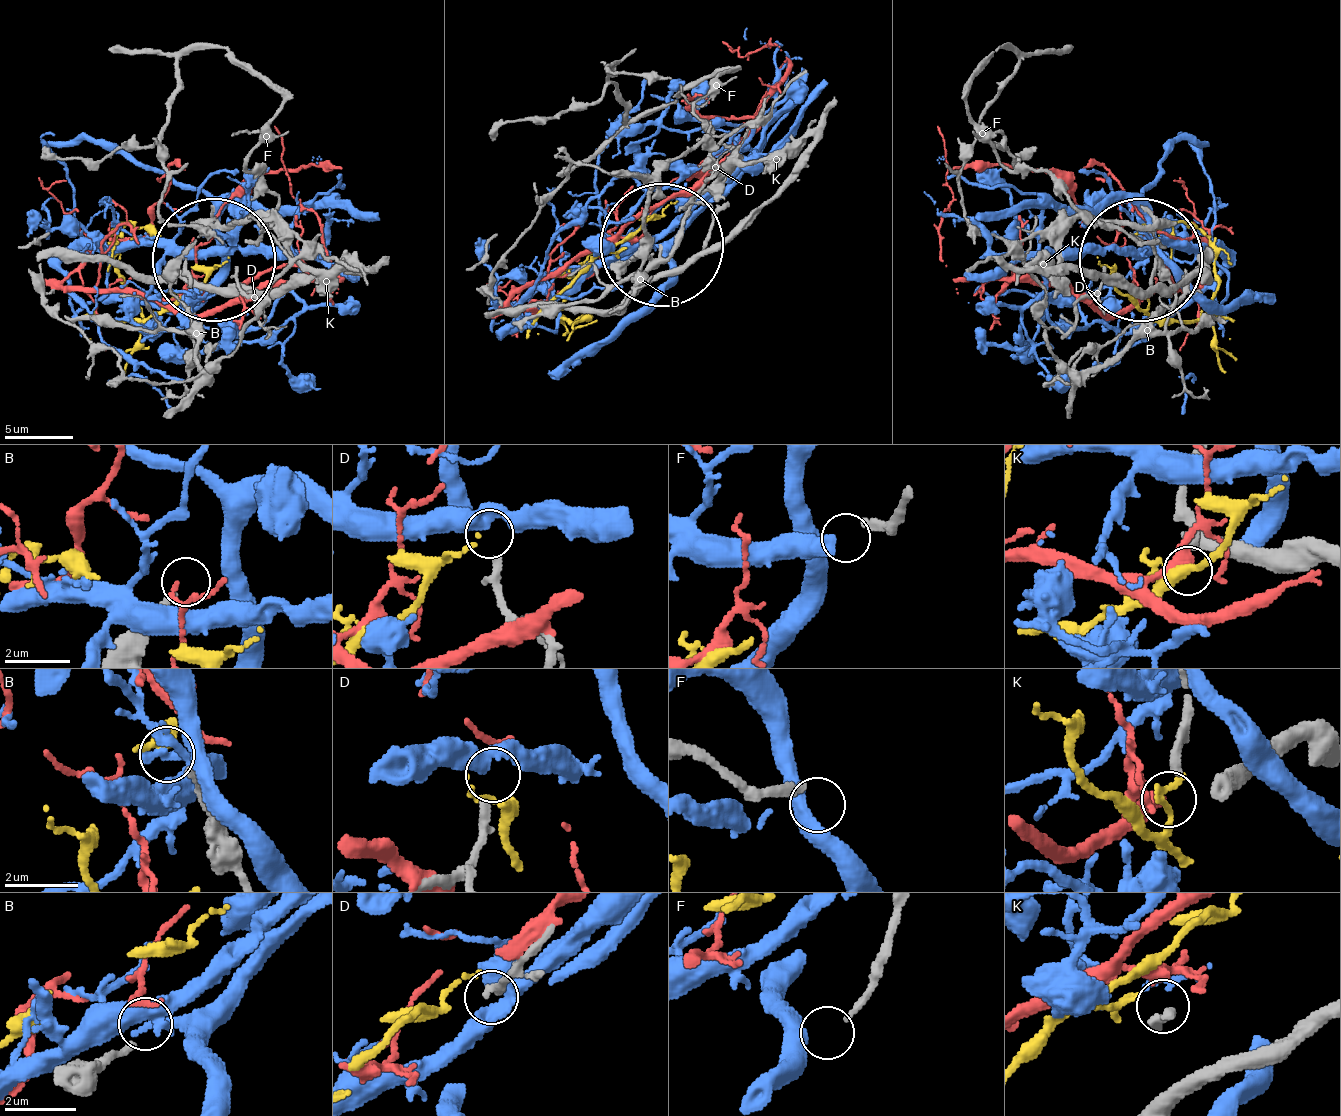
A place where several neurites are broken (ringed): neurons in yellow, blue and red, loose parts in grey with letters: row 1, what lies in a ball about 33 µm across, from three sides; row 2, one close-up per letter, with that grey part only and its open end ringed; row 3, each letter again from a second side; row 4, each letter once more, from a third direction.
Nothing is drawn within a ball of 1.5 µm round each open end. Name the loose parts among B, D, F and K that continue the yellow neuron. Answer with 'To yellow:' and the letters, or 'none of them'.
To yellow: none of them

